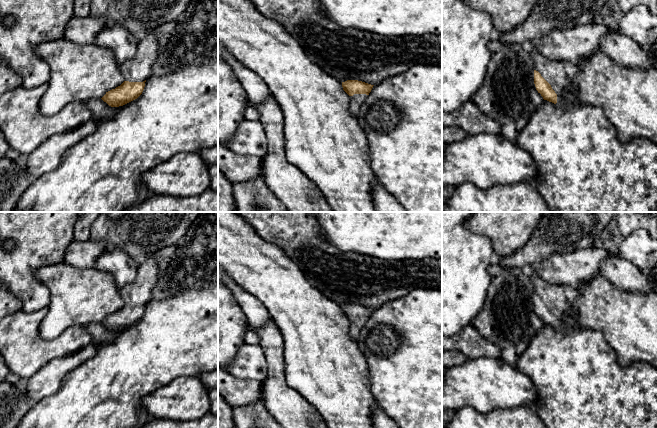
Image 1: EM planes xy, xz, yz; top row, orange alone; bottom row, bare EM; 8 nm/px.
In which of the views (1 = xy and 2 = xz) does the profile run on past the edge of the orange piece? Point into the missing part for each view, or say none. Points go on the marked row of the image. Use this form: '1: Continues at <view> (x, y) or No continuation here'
1: Continues at xy (137, 69)
2: Continues at xz (356, 101)

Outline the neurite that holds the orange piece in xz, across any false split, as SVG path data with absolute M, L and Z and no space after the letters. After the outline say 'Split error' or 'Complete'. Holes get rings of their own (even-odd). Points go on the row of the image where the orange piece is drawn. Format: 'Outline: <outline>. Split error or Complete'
Outline: M347 80L345 82L342 82L343 90L350 97L349 111L353 116L358 113L361 106L366 101L373 86L374 85L358 80Z. Split error

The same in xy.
Outline: M152 31L139 38L136 54L120 66L124 82L101 98L111 107L123 106L137 99L157 60L160 45Z. Split error

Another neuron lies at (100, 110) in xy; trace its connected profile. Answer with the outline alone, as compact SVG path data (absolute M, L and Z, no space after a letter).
M91 99L89 101L86 101L85 104L87 105L87 108L90 110L92 118L98 122L103 119L114 117L116 112L120 108L122 108L122 106L111 107L102 99L98 100Z

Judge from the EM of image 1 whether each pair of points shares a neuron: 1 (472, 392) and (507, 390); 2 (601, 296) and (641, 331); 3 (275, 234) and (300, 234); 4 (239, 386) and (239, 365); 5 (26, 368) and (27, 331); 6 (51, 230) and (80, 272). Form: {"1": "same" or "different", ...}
{"1": "same", "2": "same", "3": "same", "4": "different", "5": "same", "6": "different"}

